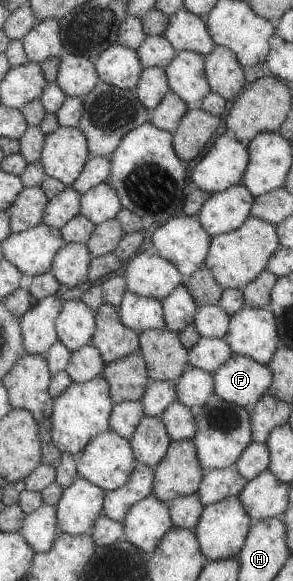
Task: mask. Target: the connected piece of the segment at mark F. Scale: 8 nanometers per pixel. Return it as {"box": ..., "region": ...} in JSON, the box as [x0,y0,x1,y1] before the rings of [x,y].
{"box":[212,354,271,409],"region":[[[231,354],[212,372],[213,393],[219,400],[249,409],[263,396],[271,379],[267,365]]]}

